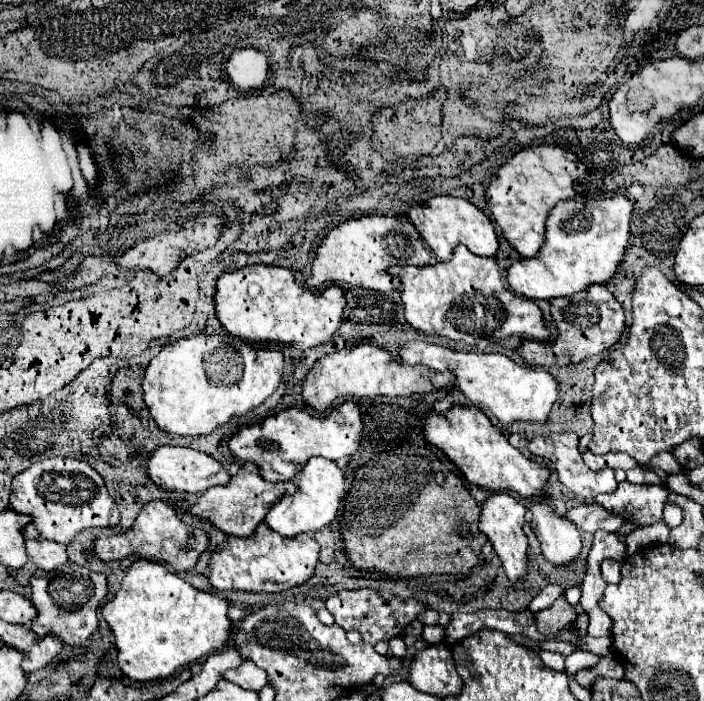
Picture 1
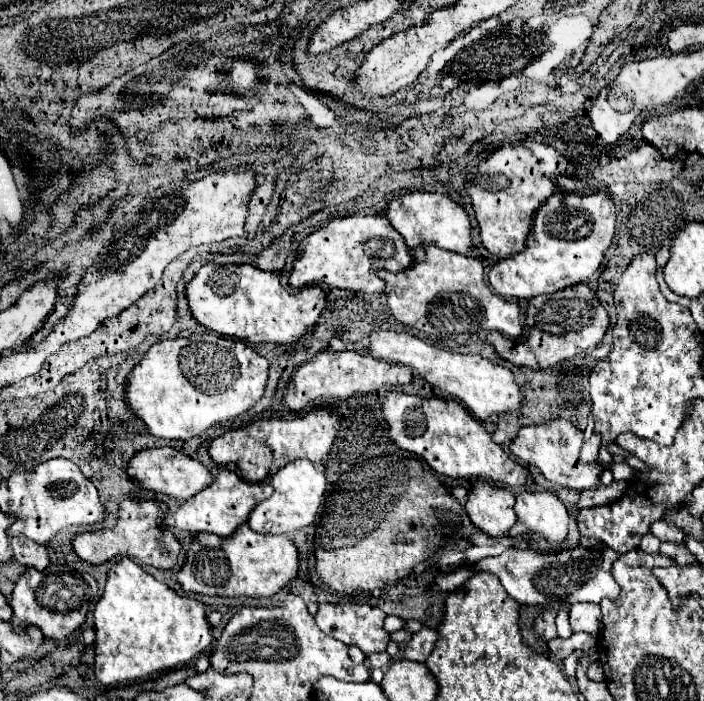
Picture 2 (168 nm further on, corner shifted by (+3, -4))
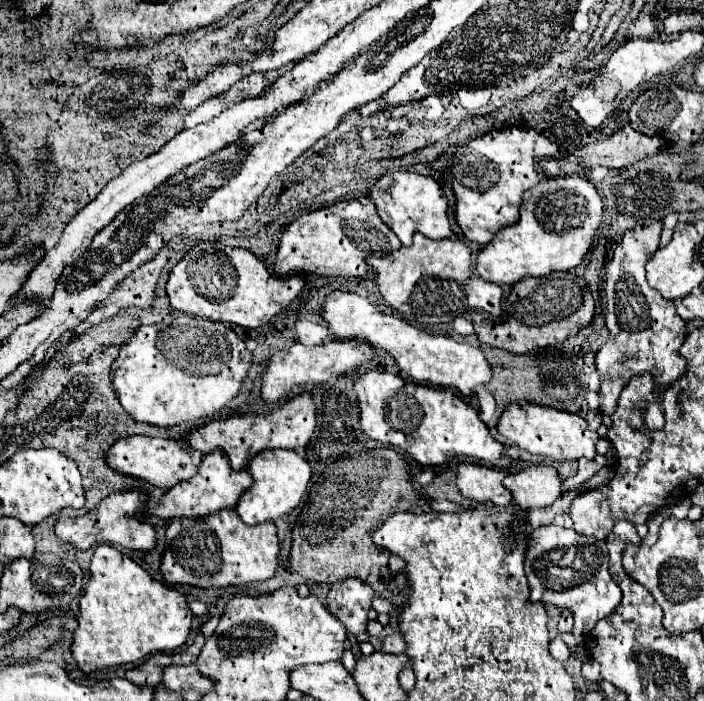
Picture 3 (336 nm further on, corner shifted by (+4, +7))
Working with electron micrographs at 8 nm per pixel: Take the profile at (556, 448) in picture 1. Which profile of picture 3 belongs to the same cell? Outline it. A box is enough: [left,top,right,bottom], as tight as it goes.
[497,401,599,461]

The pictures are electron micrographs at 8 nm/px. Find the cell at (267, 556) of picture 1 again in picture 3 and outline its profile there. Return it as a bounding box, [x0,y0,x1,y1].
[161,509,279,587]

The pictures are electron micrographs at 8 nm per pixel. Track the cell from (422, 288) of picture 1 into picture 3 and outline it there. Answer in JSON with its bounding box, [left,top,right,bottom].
[375,233,501,323]

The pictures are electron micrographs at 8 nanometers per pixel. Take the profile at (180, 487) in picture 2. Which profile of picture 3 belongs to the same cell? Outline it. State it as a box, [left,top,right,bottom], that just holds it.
[105,435,197,491]

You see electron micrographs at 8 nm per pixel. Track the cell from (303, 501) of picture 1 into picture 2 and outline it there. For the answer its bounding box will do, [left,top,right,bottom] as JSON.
[248,460,326,534]

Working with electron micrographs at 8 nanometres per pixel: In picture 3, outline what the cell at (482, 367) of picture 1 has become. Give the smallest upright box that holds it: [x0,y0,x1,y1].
[319,291,491,397]

